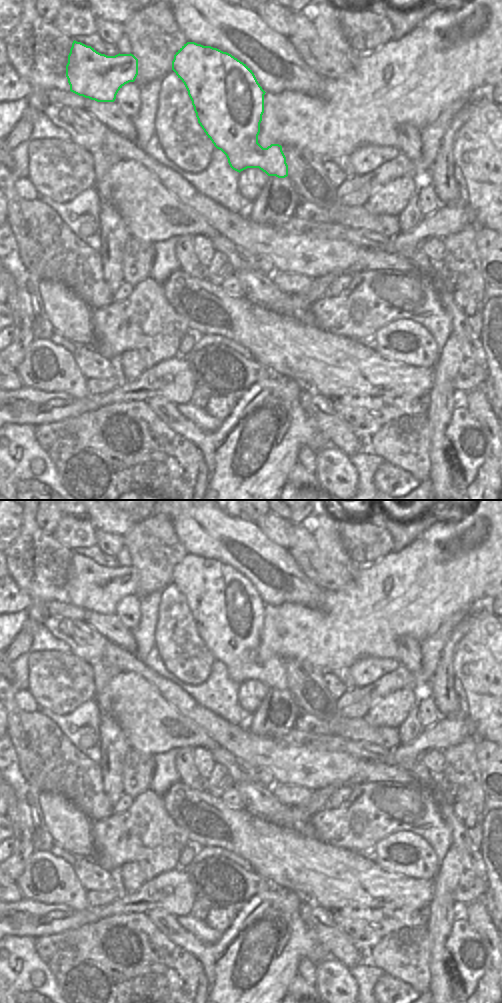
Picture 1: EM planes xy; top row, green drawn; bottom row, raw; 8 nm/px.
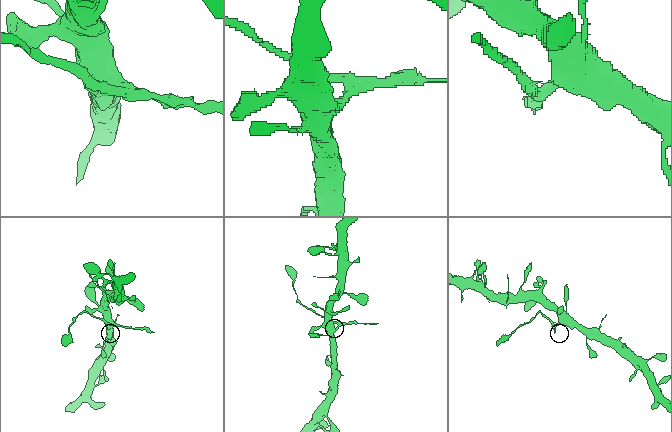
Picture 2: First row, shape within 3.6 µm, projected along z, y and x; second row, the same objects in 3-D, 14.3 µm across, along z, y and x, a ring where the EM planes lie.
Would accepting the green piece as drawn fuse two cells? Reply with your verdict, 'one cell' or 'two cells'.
two cells

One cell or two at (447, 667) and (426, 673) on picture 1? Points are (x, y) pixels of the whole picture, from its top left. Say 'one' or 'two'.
two

